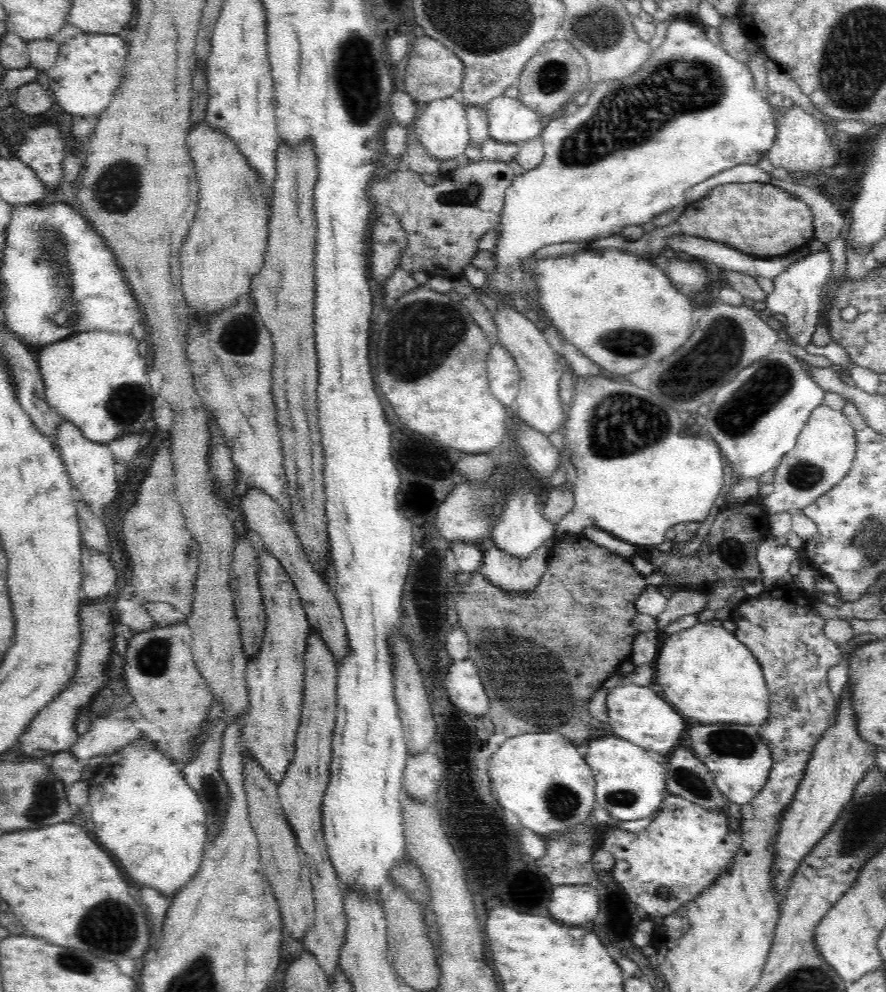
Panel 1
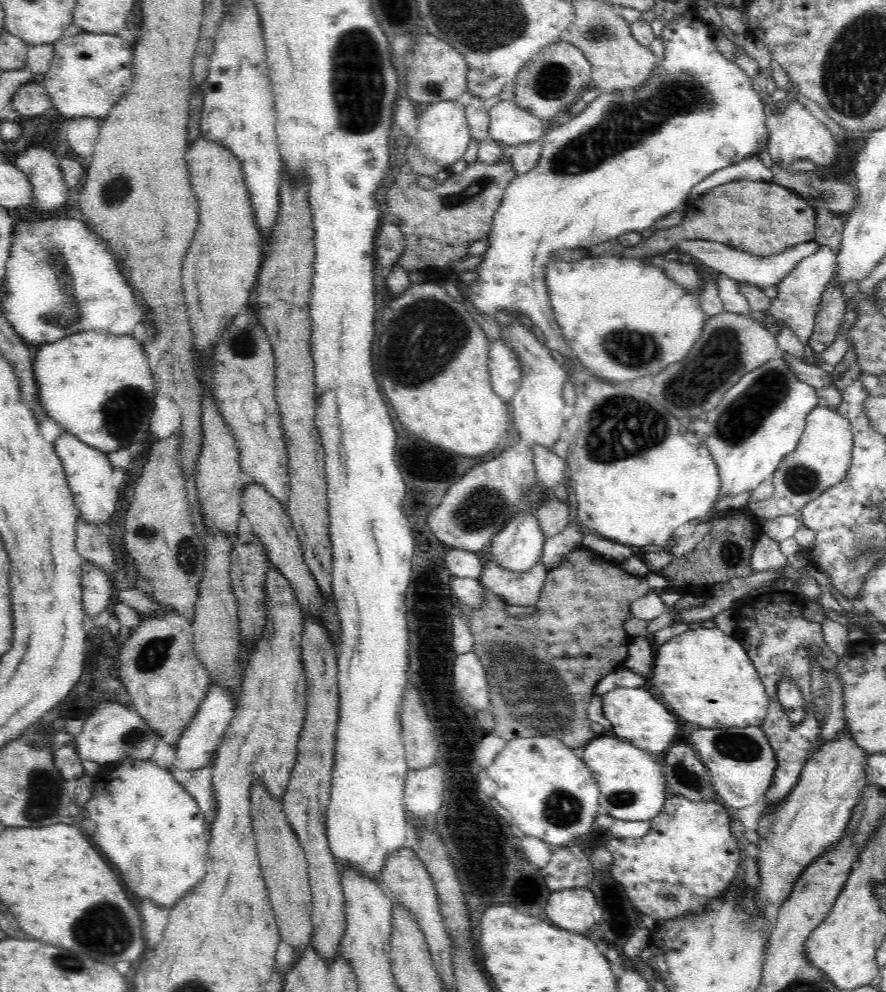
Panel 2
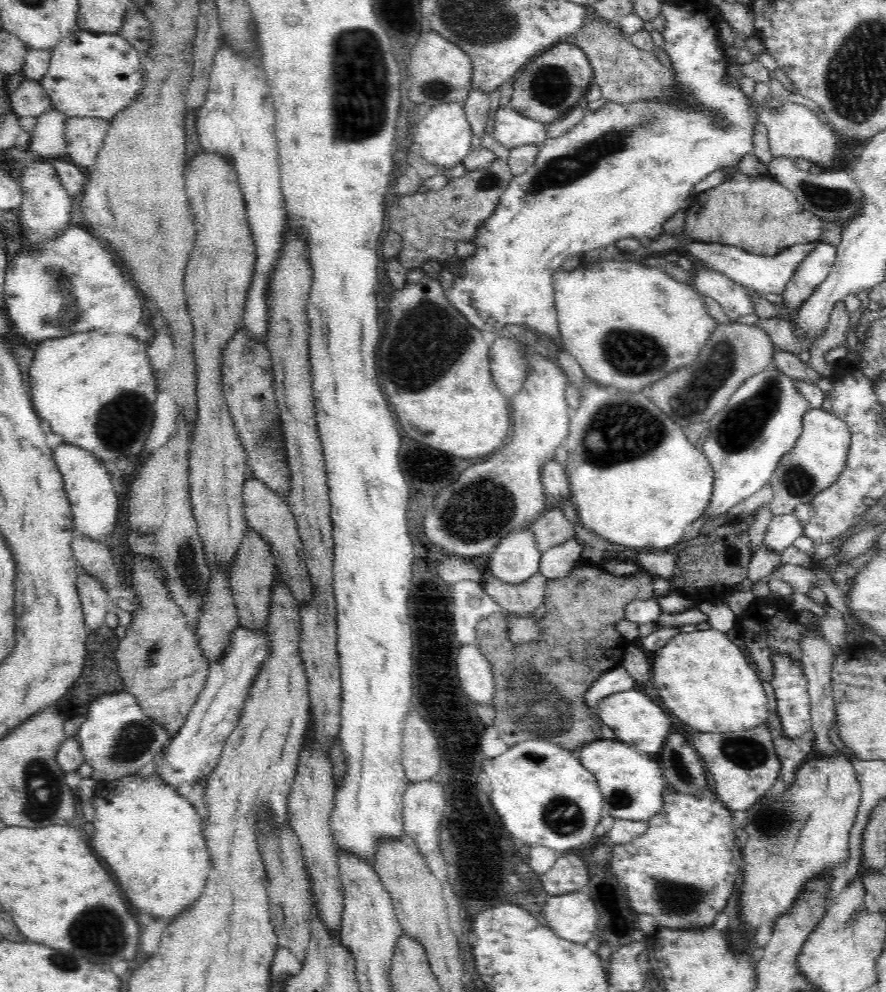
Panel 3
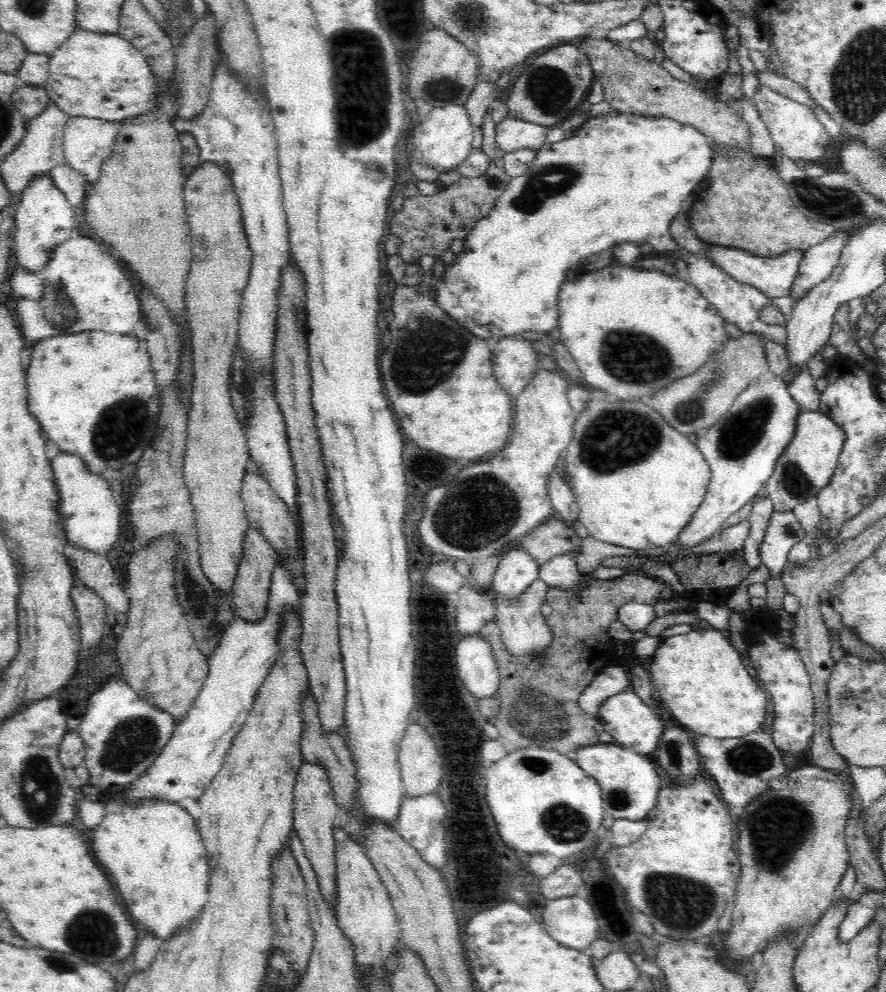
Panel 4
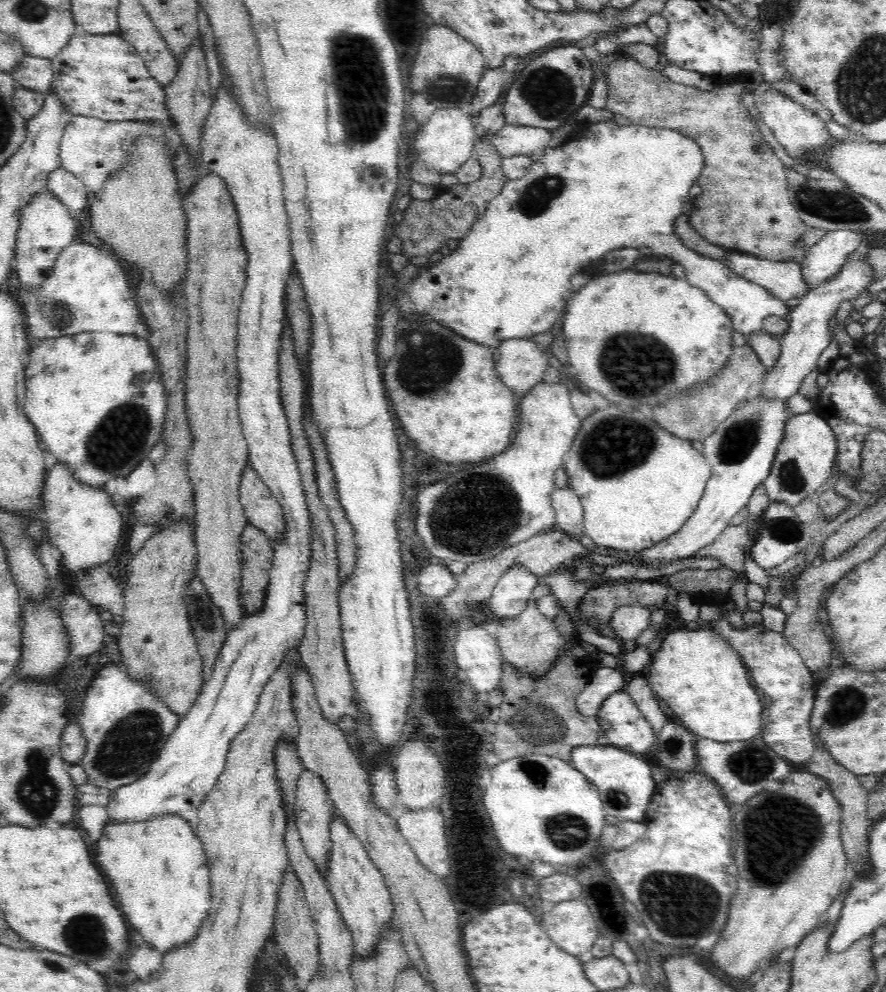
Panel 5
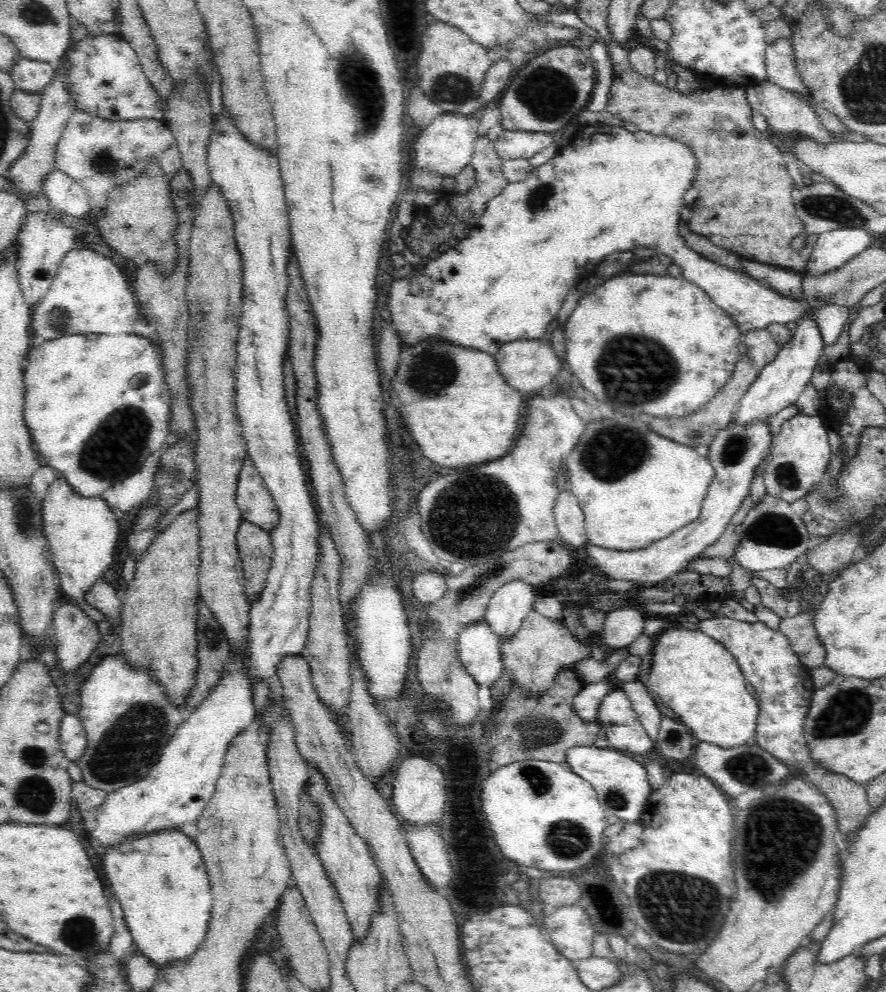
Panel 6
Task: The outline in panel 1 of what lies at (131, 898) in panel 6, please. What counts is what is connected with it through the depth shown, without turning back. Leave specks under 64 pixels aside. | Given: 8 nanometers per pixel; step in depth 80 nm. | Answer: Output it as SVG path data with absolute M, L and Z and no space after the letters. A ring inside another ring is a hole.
M146 734L140 738L140 740L134 740L132 744L126 744L118 754L112 754L108 756L104 762L95 770L93 777L89 781L89 804L90 804L90 818L92 818L92 824L96 826L96 840L118 860L118 864L122 864L124 872L126 872L126 878L134 878L132 884L136 884L138 888L156 888L162 896L175 896L177 892L186 884L192 880L192 876L200 870L202 866L202 860L204 860L205 844L207 842L207 828L206 828L206 811L202 802L198 799L196 790L192 789L188 783L184 774L162 755L162 752L158 750L153 740L149 739Z

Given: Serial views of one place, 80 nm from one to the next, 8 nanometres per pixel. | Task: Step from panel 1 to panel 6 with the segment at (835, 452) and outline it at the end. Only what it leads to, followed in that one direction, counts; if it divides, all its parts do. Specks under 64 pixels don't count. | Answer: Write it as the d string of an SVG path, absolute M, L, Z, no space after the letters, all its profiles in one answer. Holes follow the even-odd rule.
M800 413L782 424L779 434L773 438L764 470L762 470L768 495L789 503L805 498L822 480L827 464L832 458L828 432L828 425L820 415L809 416Z

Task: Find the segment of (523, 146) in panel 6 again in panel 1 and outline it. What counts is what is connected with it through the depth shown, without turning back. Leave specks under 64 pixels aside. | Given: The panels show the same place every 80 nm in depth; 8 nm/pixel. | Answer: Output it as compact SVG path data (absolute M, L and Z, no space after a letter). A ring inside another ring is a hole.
M498 96L489 101L484 109L489 136L494 140L521 144L539 137L543 131L540 114L519 99Z

